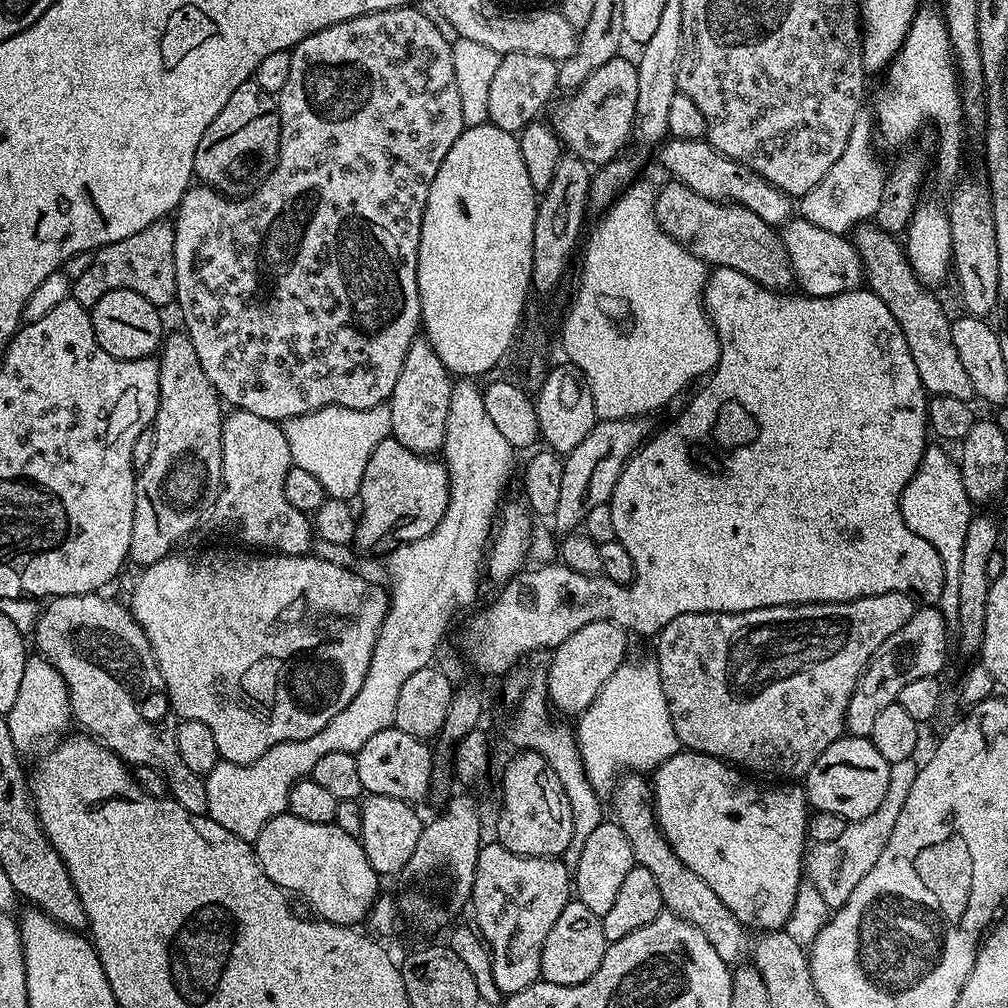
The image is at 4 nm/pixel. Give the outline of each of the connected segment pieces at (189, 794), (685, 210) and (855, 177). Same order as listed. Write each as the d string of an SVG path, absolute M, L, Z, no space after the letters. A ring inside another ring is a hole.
M104 594L87 596L58 596L47 601L34 621L36 644L39 655L52 661L52 665L62 674L68 687L68 707L73 721L81 724L87 735L104 744L129 766L150 766L163 774L168 781L171 799L176 800L190 814L207 816L206 786L204 777L194 774L186 767L186 762L178 758L176 741L177 717L169 702L168 691L164 689L164 679L158 670L158 662L152 653L150 642L132 617L131 611L116 600L107 600Z
M668 182L664 189L656 192L656 218L665 232L674 238L690 254L703 260L705 265L717 268L733 268L763 288L771 288L773 292L784 292L793 287L794 277L790 258L786 254L784 237L773 225L762 222L754 210L746 210L740 204L722 204L718 200L702 198L702 194L694 194L690 186L679 182Z
M864 108L855 115L853 129L850 130L849 141L842 150L842 155L829 173L812 191L808 191L798 202L801 219L810 221L831 233L845 235L853 231L860 223L873 219L881 205L884 189L885 171L881 170L871 145L875 135L873 115ZM868 112L868 113L867 113Z

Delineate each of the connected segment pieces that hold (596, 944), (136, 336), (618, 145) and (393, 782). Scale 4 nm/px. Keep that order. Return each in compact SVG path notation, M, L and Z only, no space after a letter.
M569 900L562 914L558 914L550 934L546 934L546 942L542 946L540 975L543 983L574 986L586 982L586 978L598 970L609 943L602 930L602 917L594 914L594 910L589 910L587 906L582 906L580 900Z
M110 290L98 298L98 302L90 310L94 338L106 354L114 354L119 360L137 360L152 356L161 347L166 335L166 327L160 321L161 309L142 298L142 294L134 294L134 290Z
M623 55L615 56L610 62L606 62L606 66L598 66L598 70L590 73L582 86L560 98L564 100L557 99L550 108L550 113L552 112L550 123L560 137L563 147L571 155L582 158L590 166L608 164L617 159L623 153L620 151L623 150L628 136L630 140L634 132L638 102L638 70L631 59L629 61L624 59Z
M395 726L378 730L374 738L354 753L358 762L358 779L361 780L364 792L370 796L385 796L405 800L415 805L416 800L424 800L432 792L432 748L414 734L398 730Z

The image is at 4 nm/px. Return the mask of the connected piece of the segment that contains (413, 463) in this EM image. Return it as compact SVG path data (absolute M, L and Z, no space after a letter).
M391 438L378 442L370 462L366 462L366 474L362 474L355 547L376 548L387 540L392 540L393 545L409 544L430 534L442 522L447 505L448 469L439 459L414 454Z

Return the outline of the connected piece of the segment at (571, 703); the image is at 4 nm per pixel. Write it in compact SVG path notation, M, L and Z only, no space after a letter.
M595 620L586 626L582 626L582 630L574 630L574 634L570 634L570 638L566 638L566 642L562 642L551 653L552 665L546 671L546 683L548 686L548 698L553 709L556 708L564 716L579 717L590 706L590 702L594 702L594 698L598 698L598 694L602 690L602 686L606 686L606 678L610 678L610 674L614 674L614 670L618 670L618 666L625 663L628 652L629 633L623 628L619 628L614 622L606 622L605 620Z

